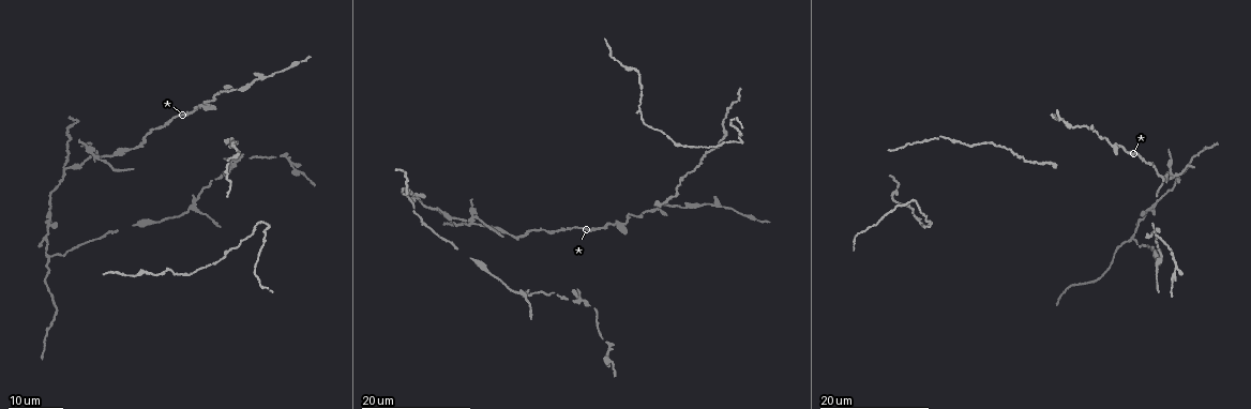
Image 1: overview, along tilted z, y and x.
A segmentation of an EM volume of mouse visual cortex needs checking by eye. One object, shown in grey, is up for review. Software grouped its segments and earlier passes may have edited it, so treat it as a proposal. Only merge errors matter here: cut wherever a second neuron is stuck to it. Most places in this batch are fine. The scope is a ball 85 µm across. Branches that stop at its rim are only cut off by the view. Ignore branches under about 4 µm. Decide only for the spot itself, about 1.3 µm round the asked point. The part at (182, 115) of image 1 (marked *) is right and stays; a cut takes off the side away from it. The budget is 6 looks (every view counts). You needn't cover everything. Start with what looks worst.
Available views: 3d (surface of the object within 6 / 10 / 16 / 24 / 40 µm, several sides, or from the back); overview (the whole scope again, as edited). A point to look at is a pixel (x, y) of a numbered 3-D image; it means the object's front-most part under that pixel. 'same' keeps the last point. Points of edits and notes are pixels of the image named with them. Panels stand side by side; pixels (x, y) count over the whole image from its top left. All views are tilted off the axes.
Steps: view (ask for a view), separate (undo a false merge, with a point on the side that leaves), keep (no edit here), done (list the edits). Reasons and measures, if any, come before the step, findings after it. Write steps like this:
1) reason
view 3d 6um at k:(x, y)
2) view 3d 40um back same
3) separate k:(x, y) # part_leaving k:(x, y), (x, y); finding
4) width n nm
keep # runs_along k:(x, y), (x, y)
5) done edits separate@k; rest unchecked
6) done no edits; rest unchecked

four or more arms meet
view 3d 16um at 1:(469, 219)

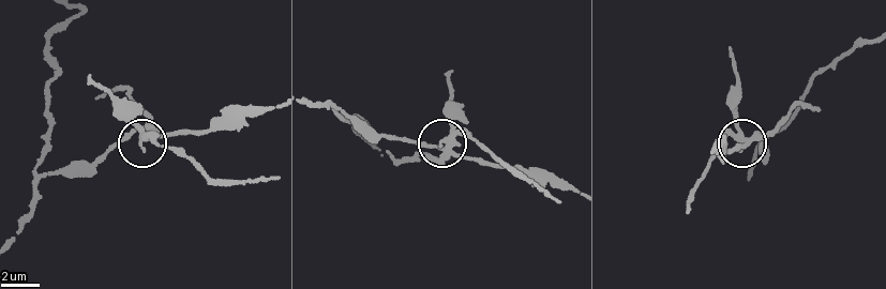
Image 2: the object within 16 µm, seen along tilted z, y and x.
closer look
view 3d 6um at 2:(447, 141)

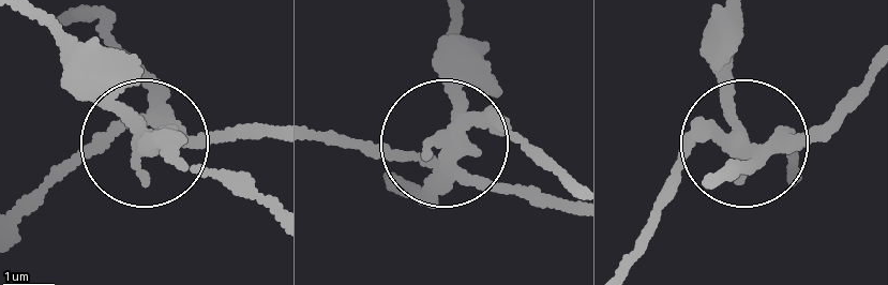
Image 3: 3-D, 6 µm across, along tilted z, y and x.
width 310 nm
separate 3:(181, 138) # part_leaving 3:(453, 170), (466, 140), (492, 132), (518, 133), (576, 177); a second neuron is stuck on

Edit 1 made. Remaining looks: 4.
side arm on a straight run
view 3d 16um at 1:(65, 170)

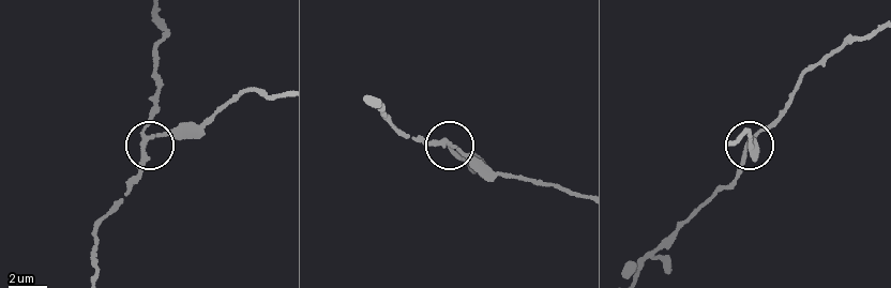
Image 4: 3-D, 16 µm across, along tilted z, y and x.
closer look
view 3d 10um at 4:(142, 142)

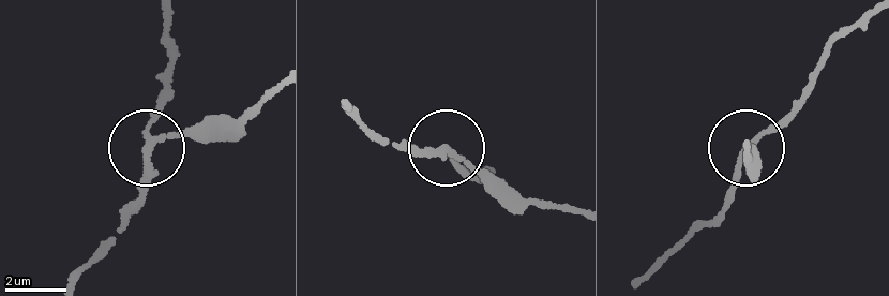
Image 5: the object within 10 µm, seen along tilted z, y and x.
width 160 nm
keep # all the same neuron

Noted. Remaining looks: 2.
view 3d 24um at 1:(196, 205)

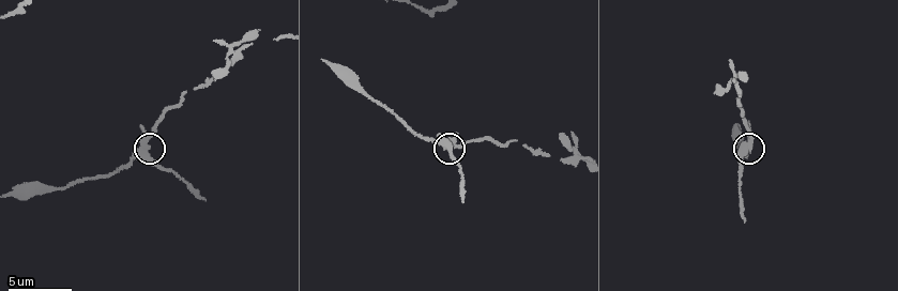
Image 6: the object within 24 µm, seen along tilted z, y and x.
view 3d 6um at 6:(148, 149)

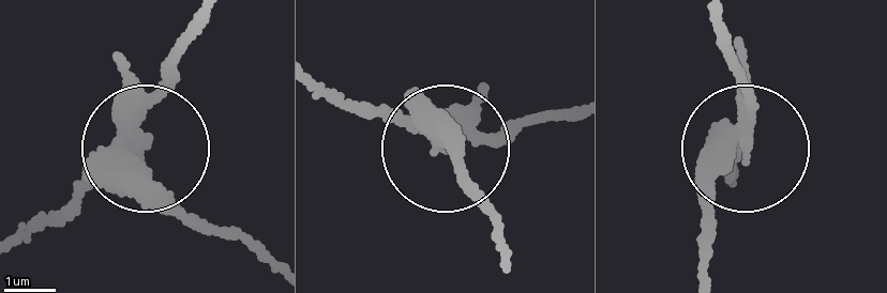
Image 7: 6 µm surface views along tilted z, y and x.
separate 7:(152, 202) # part_leaving 7:(122, 138), (201, 221), (262, 256); two neurons meet here

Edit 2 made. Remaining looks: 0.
done edits separate@3, separate@7; rest unchecked

